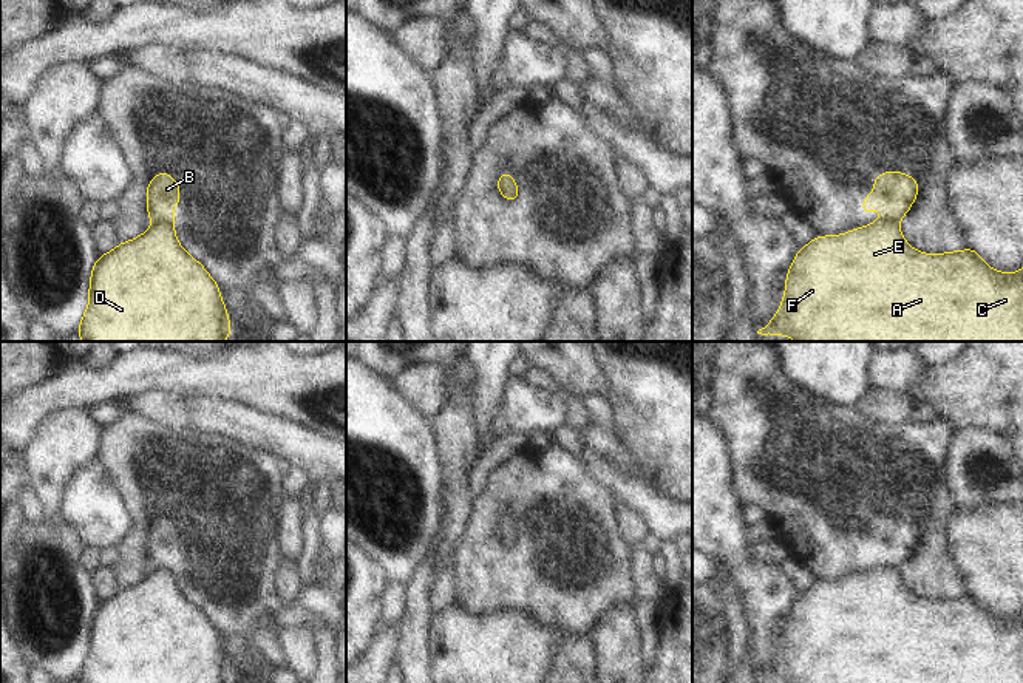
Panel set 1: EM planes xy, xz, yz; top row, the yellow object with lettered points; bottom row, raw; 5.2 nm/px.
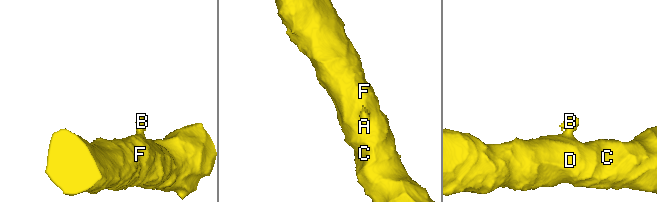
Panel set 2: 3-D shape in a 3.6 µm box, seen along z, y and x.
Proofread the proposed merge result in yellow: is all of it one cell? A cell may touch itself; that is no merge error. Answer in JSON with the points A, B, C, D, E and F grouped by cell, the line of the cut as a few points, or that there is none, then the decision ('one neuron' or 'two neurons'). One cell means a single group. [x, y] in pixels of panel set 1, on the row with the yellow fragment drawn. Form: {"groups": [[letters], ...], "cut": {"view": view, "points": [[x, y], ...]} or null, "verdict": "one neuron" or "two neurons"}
{"groups": [["A", "C", "D", "E", "F"], ["B"]], "cut": {"view": "xy", "points": [[155, 223], [164, 223], [173, 232]]}, "verdict": "two neurons"}

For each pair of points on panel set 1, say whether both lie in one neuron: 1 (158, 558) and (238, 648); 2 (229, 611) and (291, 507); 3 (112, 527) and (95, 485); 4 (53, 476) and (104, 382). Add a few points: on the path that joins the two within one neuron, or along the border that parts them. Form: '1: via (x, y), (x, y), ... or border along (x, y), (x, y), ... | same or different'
1: border along (240, 634), (229, 637) | different
2: border along (283, 493), (277, 512), (277, 546), (282, 557) | different
3: via (101, 516), (95, 510), (95, 496) | same
4: border along (85, 408), (59, 408), (50, 414) | different

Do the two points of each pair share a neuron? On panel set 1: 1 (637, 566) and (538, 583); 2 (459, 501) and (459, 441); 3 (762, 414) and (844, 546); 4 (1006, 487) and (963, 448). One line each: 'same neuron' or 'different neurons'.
1: different neurons
2: same neuron
3: same neuron
4: same neuron

